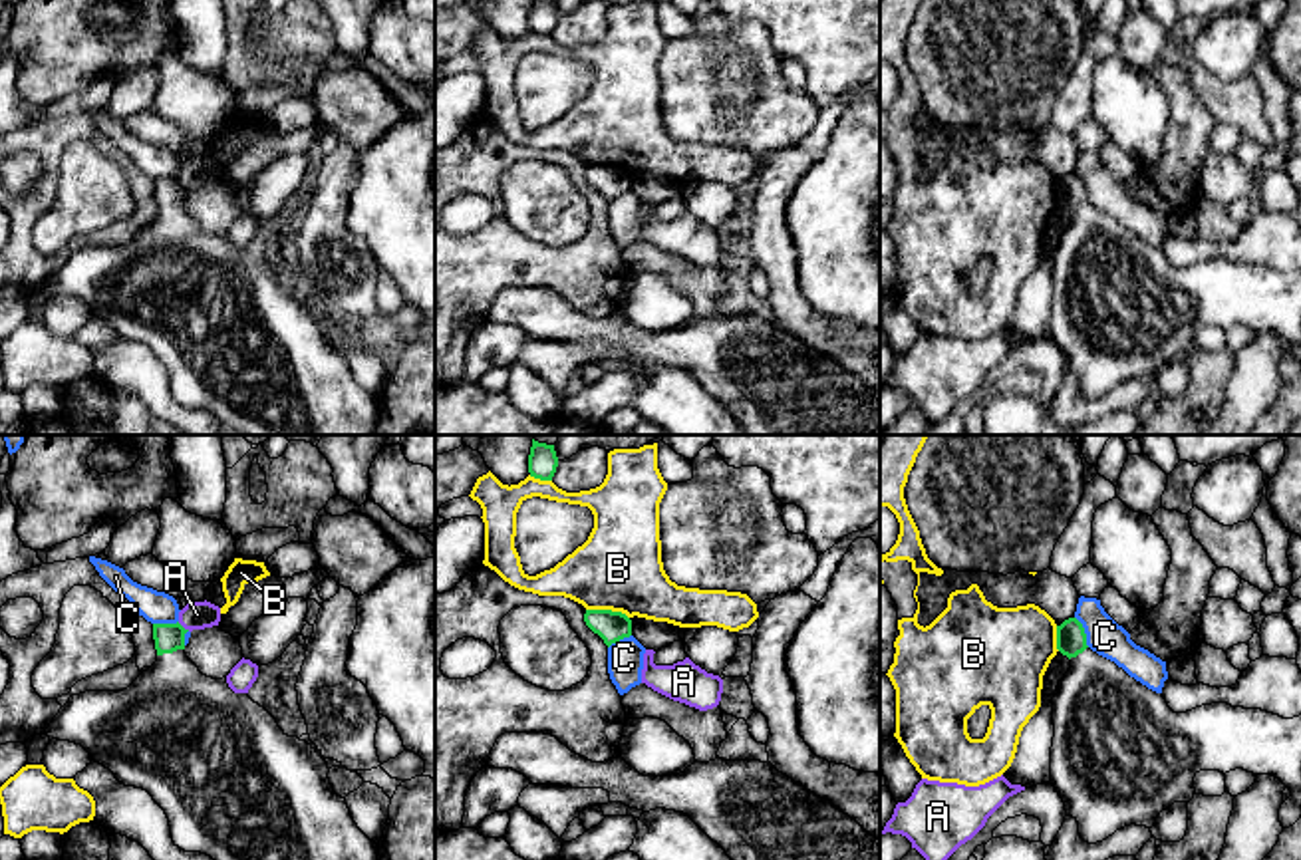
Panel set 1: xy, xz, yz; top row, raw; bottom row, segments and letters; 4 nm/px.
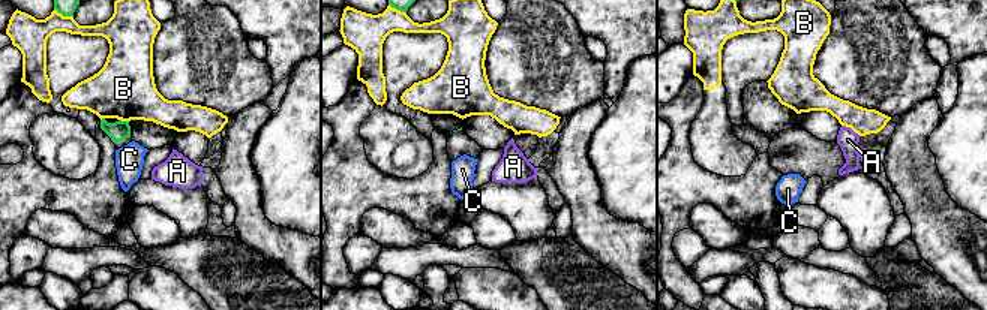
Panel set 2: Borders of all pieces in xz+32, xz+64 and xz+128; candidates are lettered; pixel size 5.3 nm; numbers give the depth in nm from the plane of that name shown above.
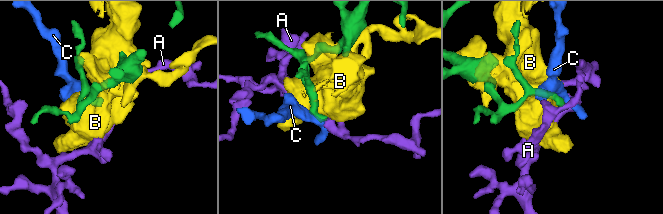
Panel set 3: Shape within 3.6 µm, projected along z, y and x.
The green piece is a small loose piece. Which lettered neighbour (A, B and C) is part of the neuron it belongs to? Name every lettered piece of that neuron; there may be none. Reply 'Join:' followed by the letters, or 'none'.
Join: none

